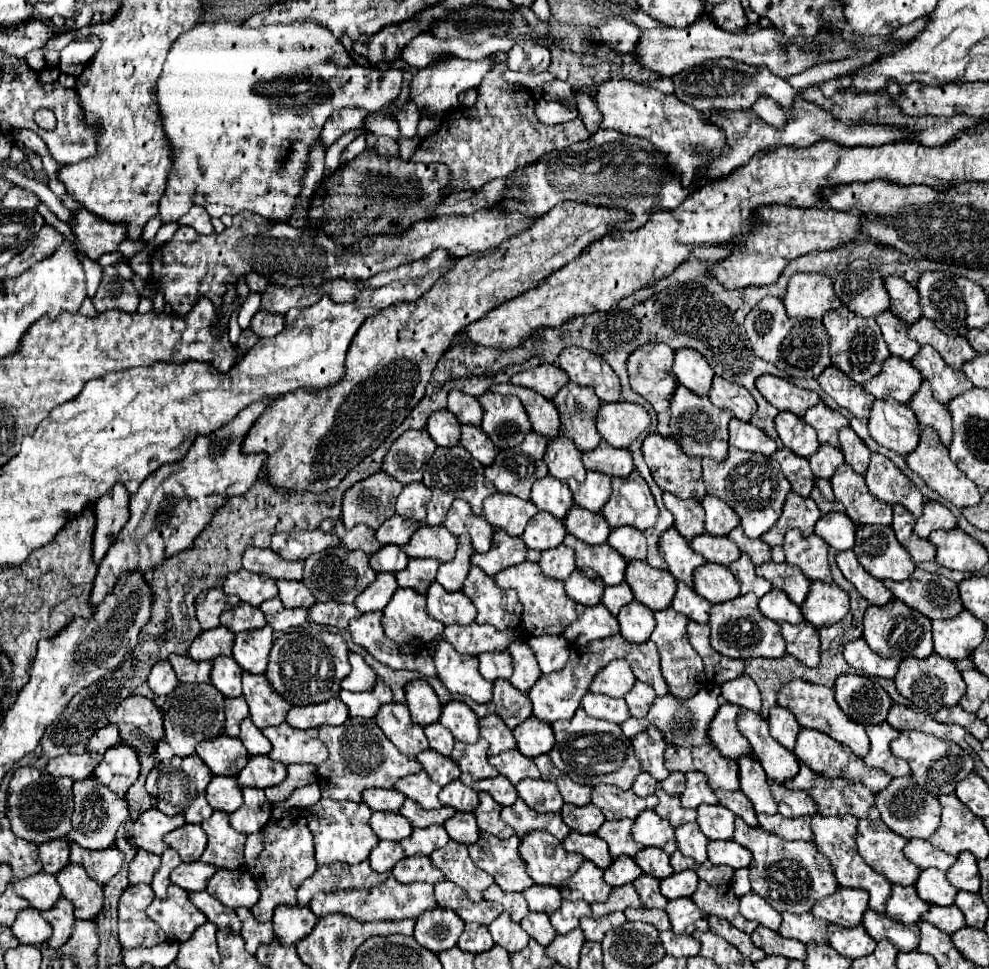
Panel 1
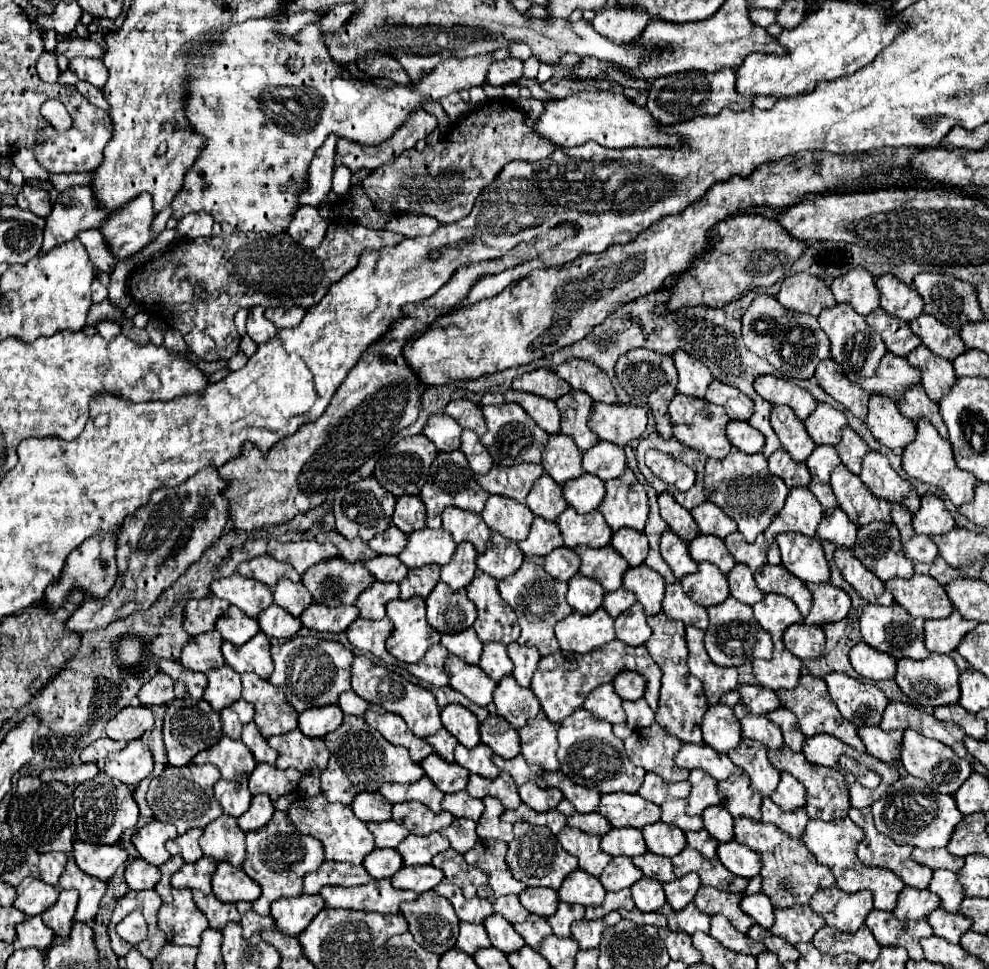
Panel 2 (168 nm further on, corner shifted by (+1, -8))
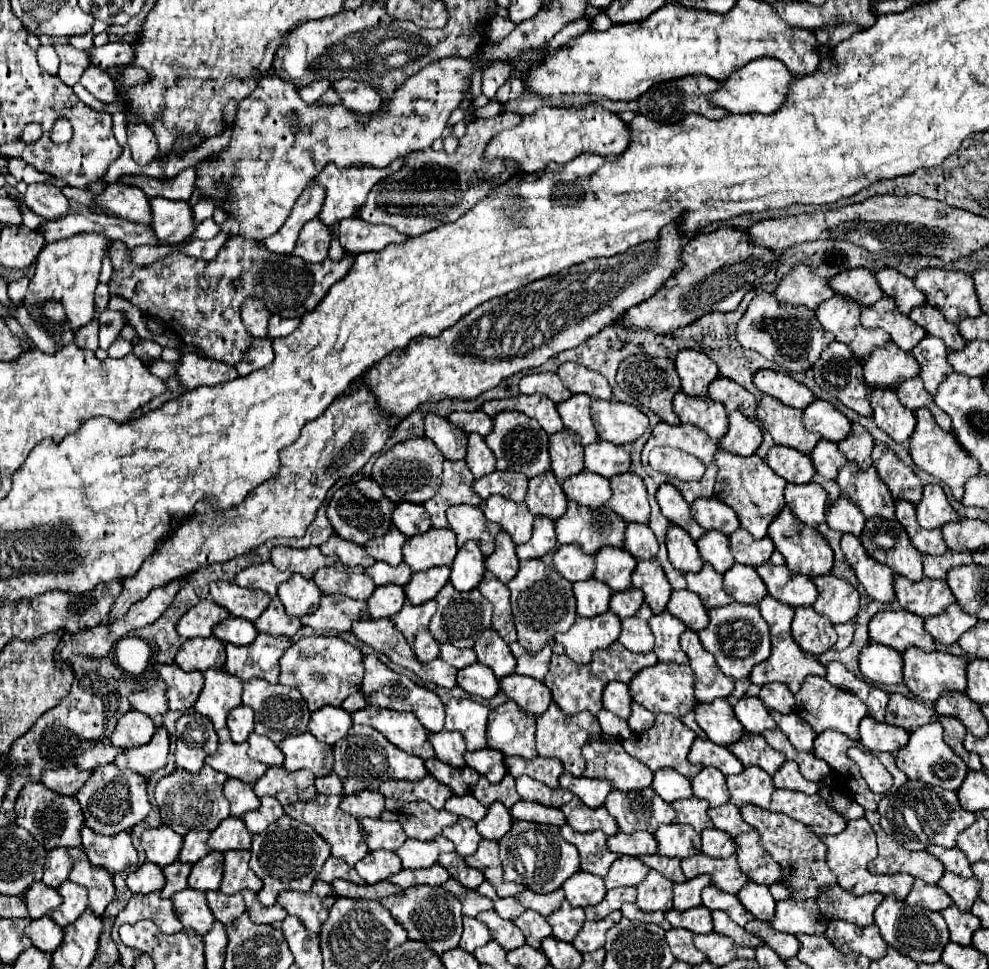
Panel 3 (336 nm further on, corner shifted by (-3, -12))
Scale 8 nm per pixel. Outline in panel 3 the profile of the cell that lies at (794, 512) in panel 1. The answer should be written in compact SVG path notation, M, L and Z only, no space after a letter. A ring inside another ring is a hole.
M787 484L785 486L785 502L791 508L793 516L801 520L809 528L817 528L825 522L827 510L827 492L815 484Z

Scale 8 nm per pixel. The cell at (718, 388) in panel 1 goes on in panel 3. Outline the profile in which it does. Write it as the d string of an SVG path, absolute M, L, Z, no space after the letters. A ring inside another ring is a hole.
M727 378L713 380L709 386L709 398L713 402L721 402L729 414L735 410L741 410L743 416L747 418L755 416L755 408L757 408L755 396L733 380L727 380Z

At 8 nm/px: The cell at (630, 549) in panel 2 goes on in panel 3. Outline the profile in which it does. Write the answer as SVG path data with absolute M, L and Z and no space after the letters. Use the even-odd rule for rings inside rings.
M627 524L625 530L625 544L623 548L637 560L651 560L657 554L657 538L651 532L649 526L641 526L641 524Z

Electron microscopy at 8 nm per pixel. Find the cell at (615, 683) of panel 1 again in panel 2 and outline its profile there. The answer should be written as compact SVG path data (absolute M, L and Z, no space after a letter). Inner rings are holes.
M621 672L615 680L613 680L615 692L623 698L623 700L637 700L643 698L645 694L645 678L637 672Z

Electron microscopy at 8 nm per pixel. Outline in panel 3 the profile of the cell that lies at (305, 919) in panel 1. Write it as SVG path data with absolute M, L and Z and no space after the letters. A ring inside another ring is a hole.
M315 882L313 888L305 894L281 892L277 898L277 904L281 904L287 910L287 914L299 918L299 922L309 932L317 934L321 928L321 922L327 918L329 908L333 906L335 900L337 900L337 896L333 894L331 884Z

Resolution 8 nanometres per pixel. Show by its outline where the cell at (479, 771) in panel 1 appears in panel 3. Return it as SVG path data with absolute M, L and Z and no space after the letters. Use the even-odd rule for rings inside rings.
M493 748L465 752L465 762L469 768L483 774L491 784L501 782L501 778L507 774L507 770L503 766L503 754Z

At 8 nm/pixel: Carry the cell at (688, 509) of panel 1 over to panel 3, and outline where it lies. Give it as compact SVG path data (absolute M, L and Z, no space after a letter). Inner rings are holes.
M669 484L665 486L659 486L659 492L657 492L657 502L661 506L661 512L663 516L671 522L671 524L677 524L681 526L691 538L693 542L697 542L705 530L691 518L691 508L689 504L685 502L685 498L681 498L681 492Z

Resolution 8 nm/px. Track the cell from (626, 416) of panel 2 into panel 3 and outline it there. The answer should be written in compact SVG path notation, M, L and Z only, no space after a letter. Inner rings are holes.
M593 400L591 418L599 438L613 444L631 444L649 428L649 418L639 408L613 400Z

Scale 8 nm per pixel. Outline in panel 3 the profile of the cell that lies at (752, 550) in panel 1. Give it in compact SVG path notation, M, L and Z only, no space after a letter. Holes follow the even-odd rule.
M743 528L733 532L733 536L729 540L731 540L731 552L735 556L735 562L747 564L753 568L767 562L775 550L773 542L767 536L761 540L753 540L753 536Z

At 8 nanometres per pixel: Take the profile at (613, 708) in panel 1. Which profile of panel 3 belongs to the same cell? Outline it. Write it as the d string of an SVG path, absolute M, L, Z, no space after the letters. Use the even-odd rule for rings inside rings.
M609 682L603 688L603 708L613 712L615 716L627 720L631 714L631 696L629 696L627 684Z

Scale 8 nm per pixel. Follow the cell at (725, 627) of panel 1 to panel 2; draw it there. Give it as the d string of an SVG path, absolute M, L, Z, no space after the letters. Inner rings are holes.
M733 596L717 606L709 606L709 628L705 630L705 648L709 658L717 666L741 666L751 664L757 658L771 658L773 654L773 640L771 636L759 626L753 616L751 606L743 606Z

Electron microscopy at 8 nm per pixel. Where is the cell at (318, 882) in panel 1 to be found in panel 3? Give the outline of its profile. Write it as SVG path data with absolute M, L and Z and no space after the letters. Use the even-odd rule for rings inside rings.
M331 856L331 858L327 858L327 862L323 864L323 868L321 868L317 880L331 884L331 882L337 880L337 878L349 880L349 882L353 882L353 884L363 884L363 880L361 880L359 874L355 872L355 868L349 868L345 860Z

